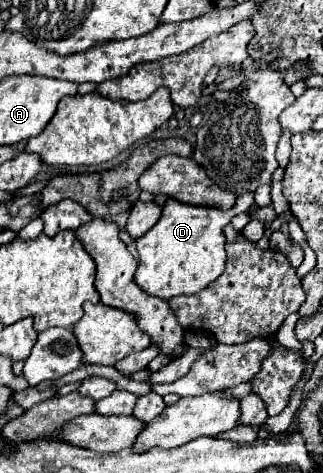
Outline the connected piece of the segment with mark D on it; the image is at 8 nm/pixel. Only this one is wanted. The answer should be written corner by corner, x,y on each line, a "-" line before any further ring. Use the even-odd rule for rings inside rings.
244,193
238,197
238,205
228,211
210,209
210,207
194,207
180,203
176,199
168,199
158,223
136,239
138,251
138,269
134,273
136,285
148,295
160,297
164,301
178,295
194,295
216,281
226,267
226,251
224,251
224,225
232,221
236,213
248,211
254,203
254,193

